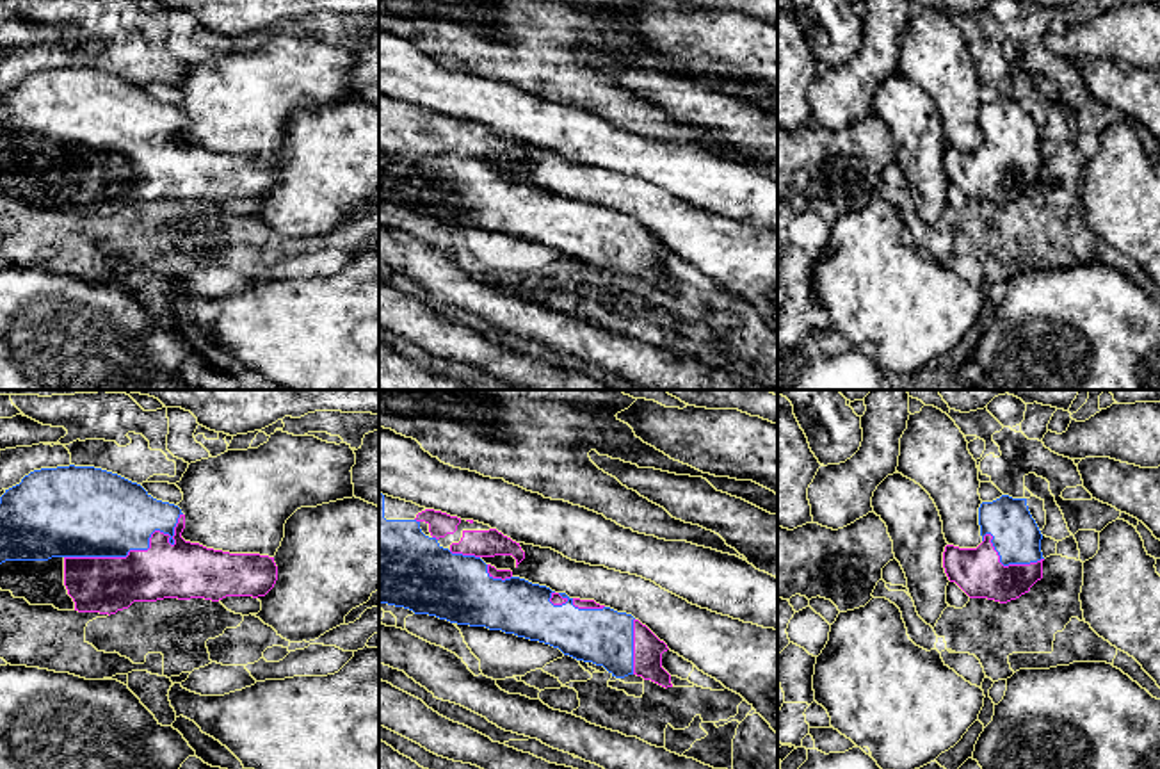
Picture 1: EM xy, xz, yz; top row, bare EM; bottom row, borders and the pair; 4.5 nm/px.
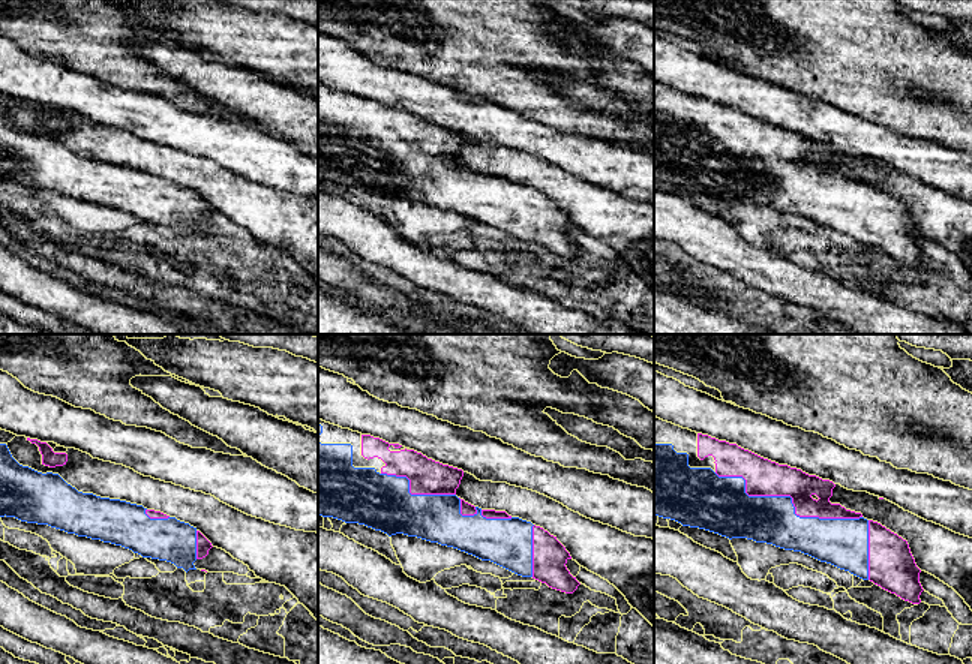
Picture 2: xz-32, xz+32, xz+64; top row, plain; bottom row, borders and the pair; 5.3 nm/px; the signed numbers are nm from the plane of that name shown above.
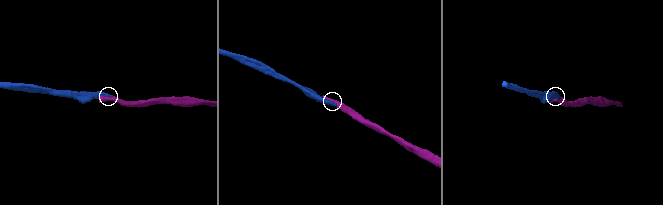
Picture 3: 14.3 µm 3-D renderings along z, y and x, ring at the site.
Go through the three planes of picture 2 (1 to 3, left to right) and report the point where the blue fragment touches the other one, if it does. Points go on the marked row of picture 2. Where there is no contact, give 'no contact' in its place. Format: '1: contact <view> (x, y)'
1: contact xz-32 (156, 517)
2: contact xz+32 (413, 493)
3: contact xz+64 (788, 495)

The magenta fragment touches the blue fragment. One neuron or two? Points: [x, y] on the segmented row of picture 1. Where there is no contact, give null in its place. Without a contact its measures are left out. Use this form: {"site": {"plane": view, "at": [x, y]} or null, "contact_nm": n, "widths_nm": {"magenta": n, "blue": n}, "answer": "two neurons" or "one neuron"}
{"site": {"plane": "xy", "at": [134, 550]}, "contact_nm": 550, "widths_nm": {"magenta": 260, "blue": 400}, "answer": "one neuron"}

